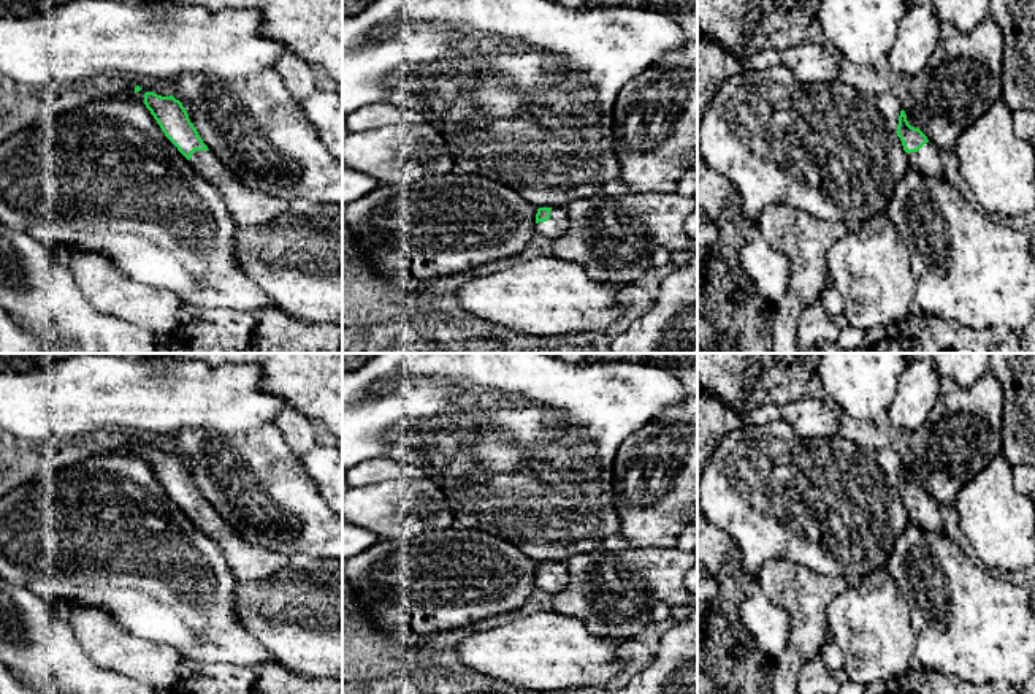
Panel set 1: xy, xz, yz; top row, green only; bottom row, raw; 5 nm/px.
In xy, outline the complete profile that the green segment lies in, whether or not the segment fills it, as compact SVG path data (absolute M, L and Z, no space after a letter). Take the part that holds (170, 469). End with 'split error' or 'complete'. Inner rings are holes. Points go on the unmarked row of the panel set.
M144 448L144 459L165 491L189 515L189 520L209 536L222 550L238 582L258 582L276 577L290 556L249 543L203 498L182 458L173 450Z; split error

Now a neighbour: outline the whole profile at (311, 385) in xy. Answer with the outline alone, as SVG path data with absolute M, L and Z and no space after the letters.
M171 353L198 360L212 368L227 363L250 363L260 369L260 388L288 402L306 415L325 440L342 445L342 353Z

